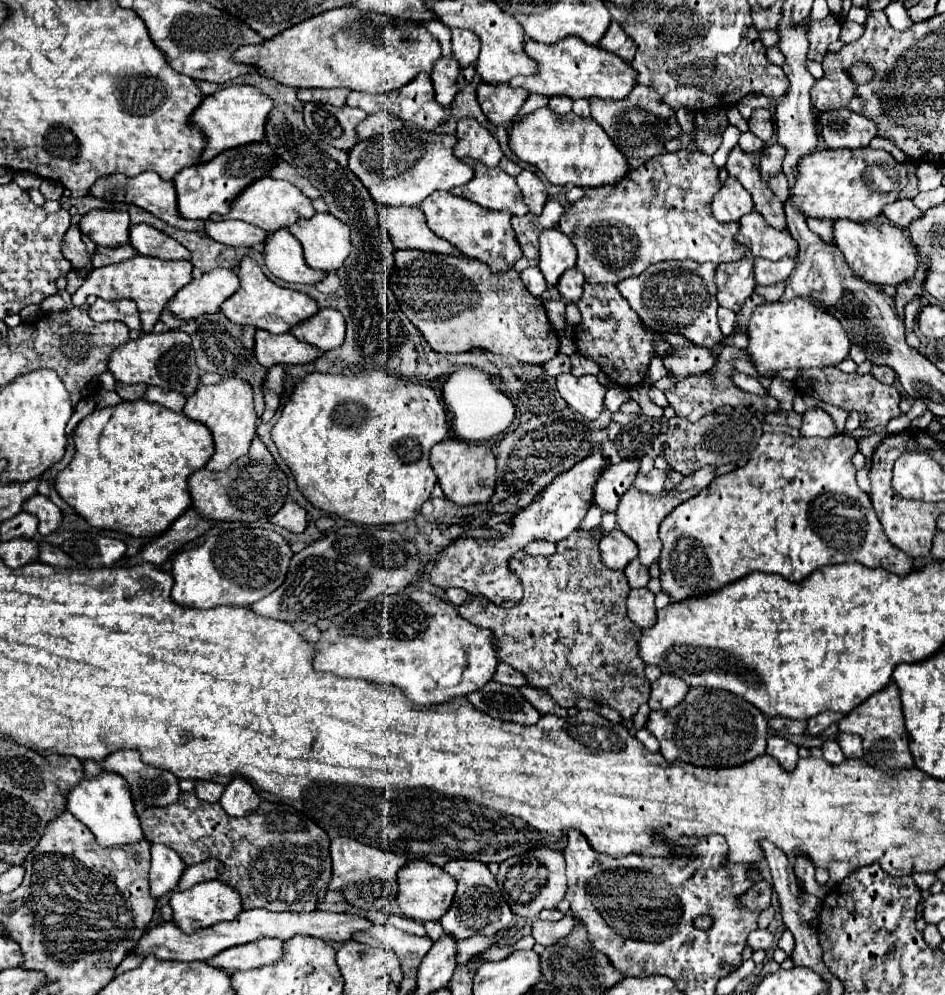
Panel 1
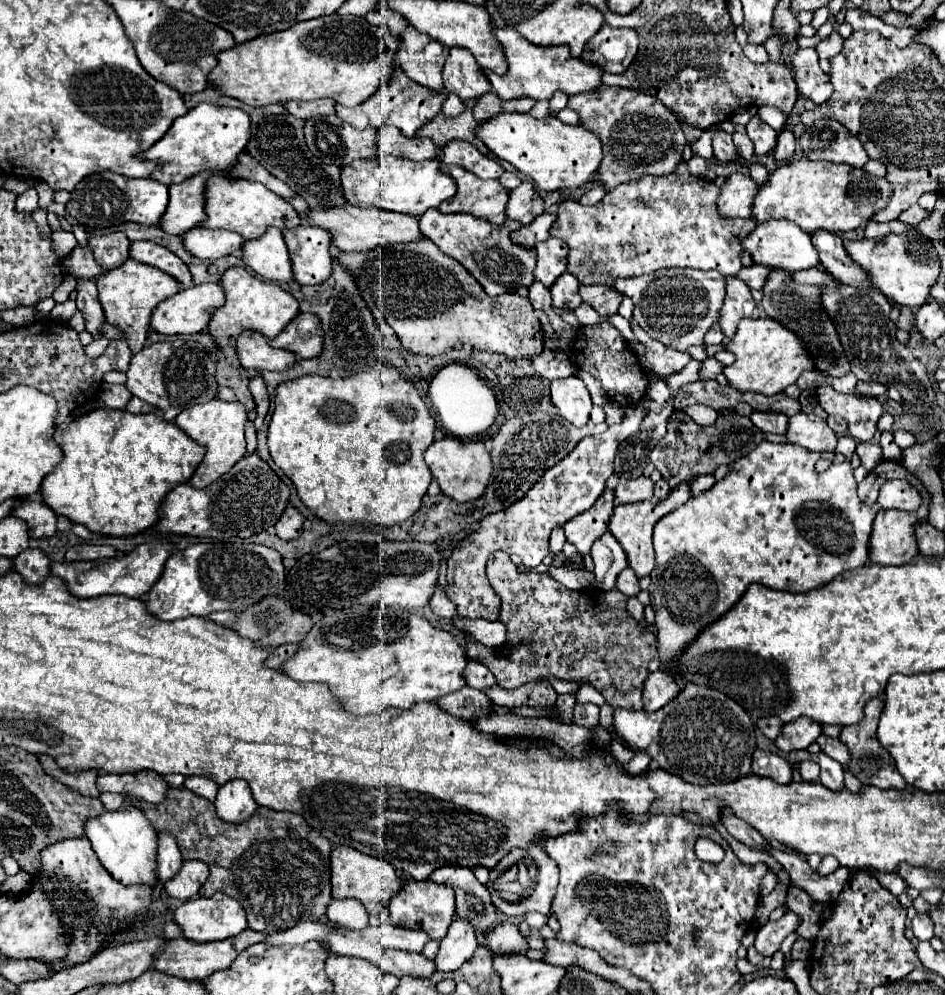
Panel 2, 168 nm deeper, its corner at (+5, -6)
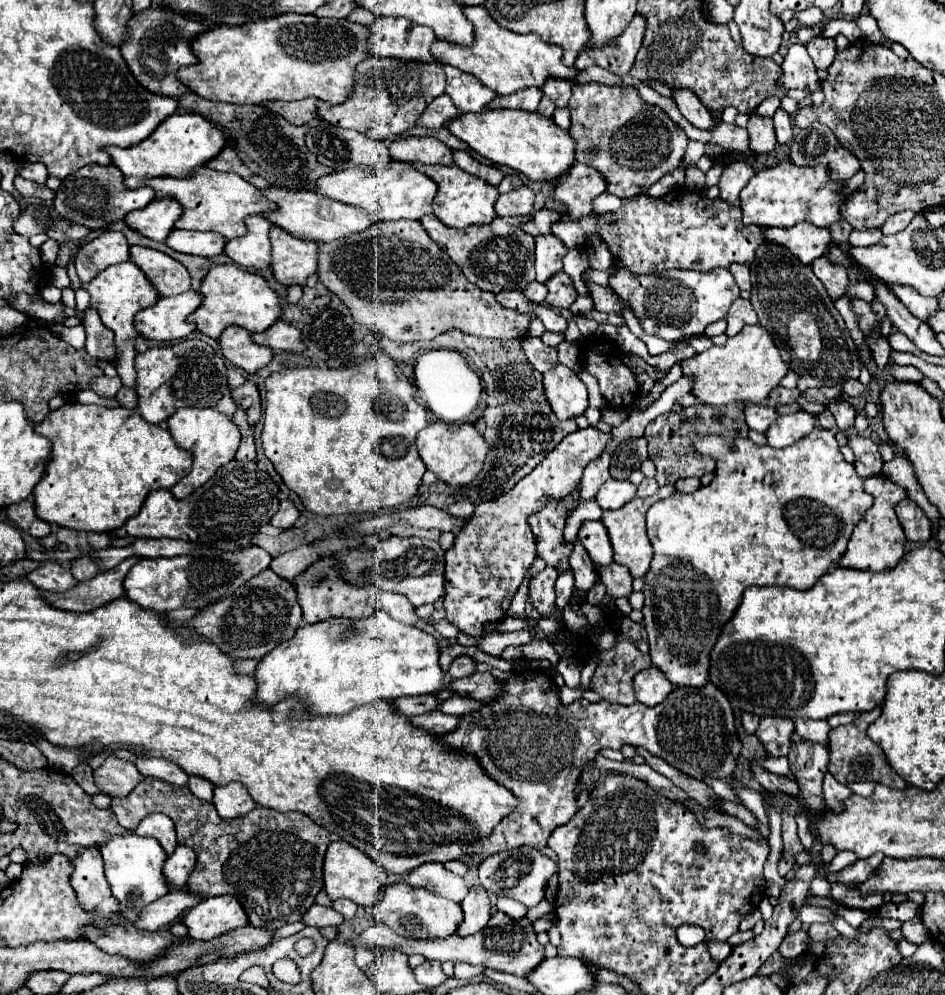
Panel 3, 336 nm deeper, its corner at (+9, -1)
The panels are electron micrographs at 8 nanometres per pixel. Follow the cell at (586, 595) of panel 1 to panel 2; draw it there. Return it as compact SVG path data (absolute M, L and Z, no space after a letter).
M496 551L488 559L488 579L492 581L494 591L500 591L502 613L500 621L508 627L508 639L502 647L490 649L468 637L466 653L470 659L484 663L496 677L498 685L504 689L516 689L524 683L538 681L540 677L554 675L564 681L586 681L594 685L612 707L624 707L630 711L642 709L642 685L648 677L648 663L656 657L656 633L652 627L646 627L626 617L626 601L618 589L608 593L602 591L568 591L562 583L546 577L542 573L518 573L516 565L502 551Z

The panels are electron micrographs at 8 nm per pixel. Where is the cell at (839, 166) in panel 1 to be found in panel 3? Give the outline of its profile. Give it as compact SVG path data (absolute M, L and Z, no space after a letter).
M782 160L772 168L756 172L740 192L740 208L744 212L742 222L746 222L746 226L756 224L760 228L790 228L798 222L812 222L818 228L828 228L842 218L840 206L846 200L842 192L844 188L846 182L832 180L824 166L796 166L790 160Z

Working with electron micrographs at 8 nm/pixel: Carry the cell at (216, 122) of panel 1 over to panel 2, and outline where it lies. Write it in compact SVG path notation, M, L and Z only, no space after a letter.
M200 103L186 115L178 117L168 133L154 143L148 151L138 155L144 161L158 163L158 169L150 173L150 179L164 185L182 183L202 171L226 171L236 163L236 157L244 151L250 139L250 117L234 107L216 107L210 103Z

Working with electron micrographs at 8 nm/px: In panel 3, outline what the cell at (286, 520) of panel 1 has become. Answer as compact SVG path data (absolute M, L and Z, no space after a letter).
M282 500L280 502L280 510L274 514L274 518L270 520L272 526L280 528L280 530L288 530L294 526L294 522L298 520L298 510L290 500Z

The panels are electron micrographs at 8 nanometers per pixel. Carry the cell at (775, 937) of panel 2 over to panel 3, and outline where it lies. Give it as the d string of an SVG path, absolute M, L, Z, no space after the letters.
M802 906L796 912L796 918L804 924L812 924L812 922L830 922L832 912L826 908L812 908L812 906Z

